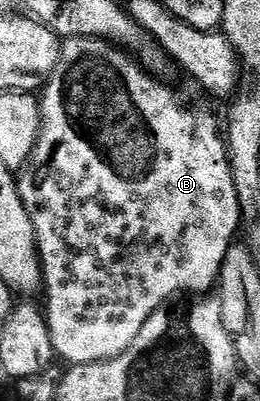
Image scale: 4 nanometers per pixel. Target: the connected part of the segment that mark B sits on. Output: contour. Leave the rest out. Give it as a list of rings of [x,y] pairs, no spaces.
[[[69,37],[60,46],[60,64],[47,78],[40,102],[40,137],[32,152],[32,161],[48,161],[39,169],[29,164],[19,174],[20,198],[36,228],[36,247],[40,251],[40,266],[44,269],[43,288],[48,289],[48,330],[52,336],[52,348],[57,358],[65,357],[69,366],[89,365],[95,361],[113,361],[123,355],[138,339],[146,319],[156,309],[165,308],[175,293],[204,293],[220,279],[220,268],[226,259],[226,251],[237,240],[240,229],[238,191],[234,191],[234,175],[228,162],[228,146],[225,138],[216,130],[212,117],[195,117],[188,109],[176,105],[176,101],[163,89],[161,82],[144,72],[125,50],[99,41],[96,37]]]

